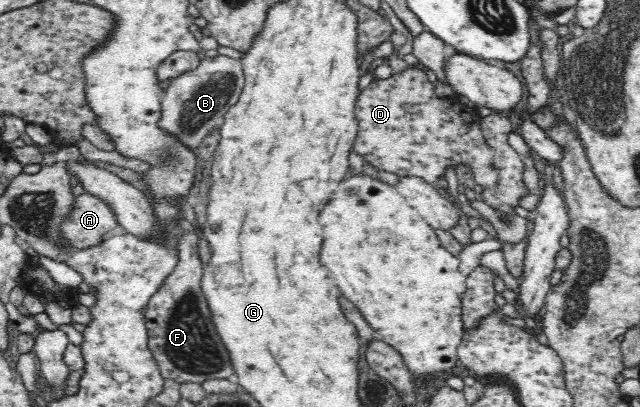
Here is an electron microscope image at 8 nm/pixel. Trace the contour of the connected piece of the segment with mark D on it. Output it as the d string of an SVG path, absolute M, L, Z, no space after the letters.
M406 68L384 80L374 78L367 88L360 91L355 116L359 129L353 150L379 170L392 172L399 177L418 177L434 185L439 178L445 176L448 167L466 164L476 184L483 188L497 189L499 168L494 167L494 150L483 135L480 117L464 111L454 97L437 96L434 84L422 69Z

